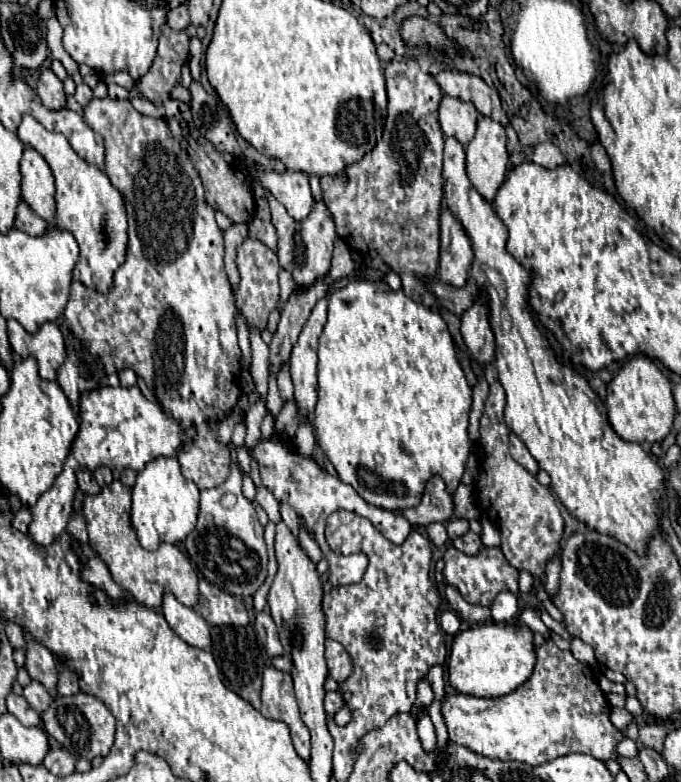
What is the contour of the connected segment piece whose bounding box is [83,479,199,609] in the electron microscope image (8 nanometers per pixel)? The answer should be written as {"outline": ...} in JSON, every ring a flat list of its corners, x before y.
{"outline":[[115,479,111,485,101,487,97,495,85,495,83,515,87,521,89,543,99,553,99,557,109,567,113,579,127,591,131,597,149,607,159,609,163,593,173,593,183,605,193,607,197,603,197,573,189,563,189,557,171,543,161,543,157,551,145,551,135,535,131,525,131,489]]}

